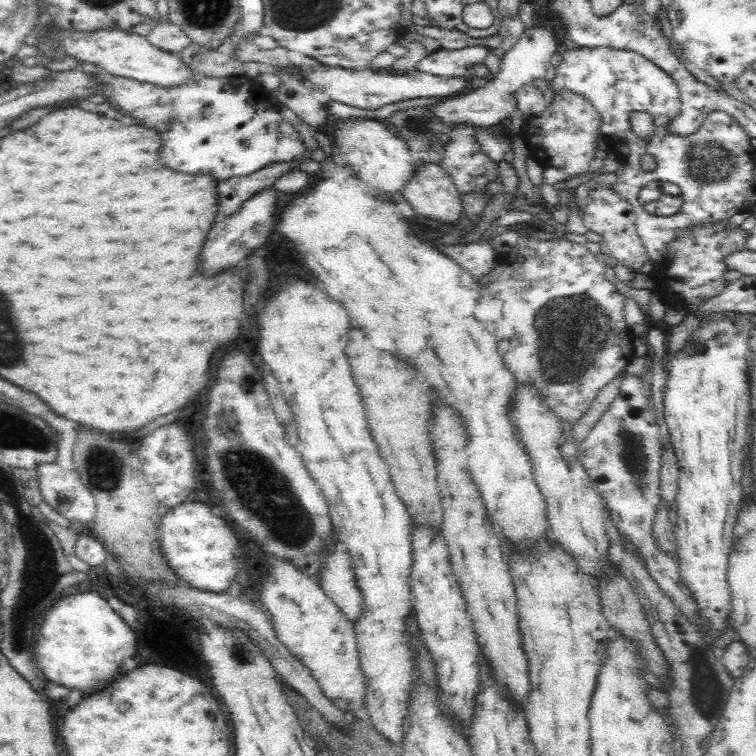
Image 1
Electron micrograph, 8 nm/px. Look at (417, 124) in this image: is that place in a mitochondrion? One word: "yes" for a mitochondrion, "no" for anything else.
yes

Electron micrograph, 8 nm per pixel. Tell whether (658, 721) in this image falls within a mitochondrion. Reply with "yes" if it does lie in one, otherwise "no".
no

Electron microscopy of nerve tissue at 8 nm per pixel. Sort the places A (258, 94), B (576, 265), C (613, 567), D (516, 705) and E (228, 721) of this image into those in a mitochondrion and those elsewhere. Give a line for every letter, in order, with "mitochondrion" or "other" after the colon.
A: other
B: other
C: other
D: other
E: other

